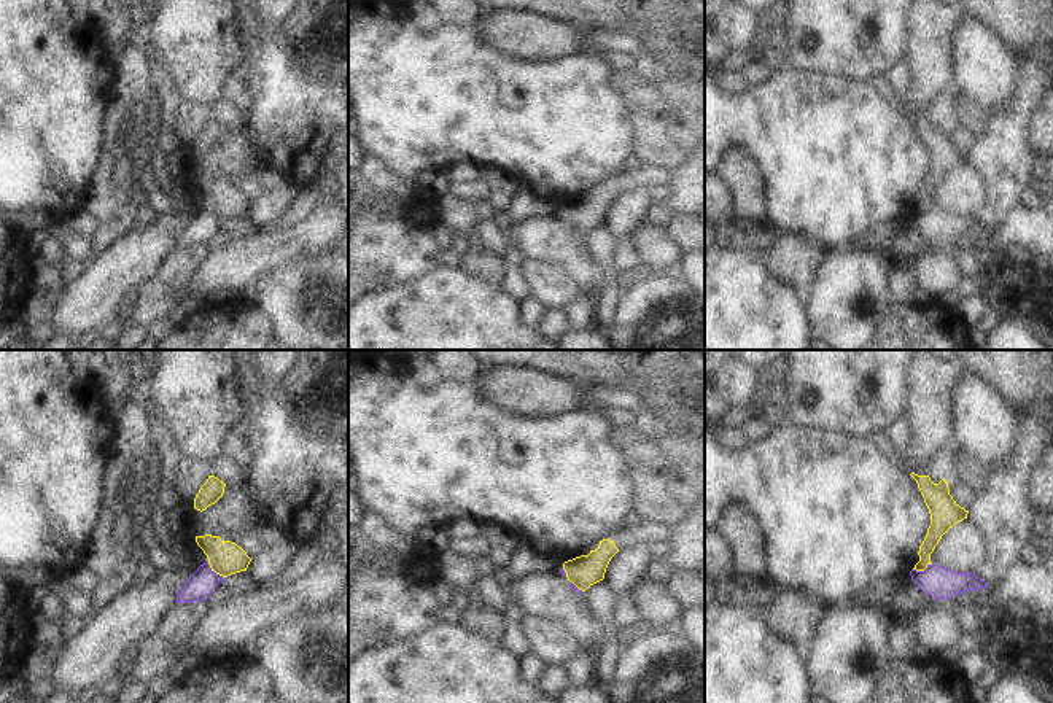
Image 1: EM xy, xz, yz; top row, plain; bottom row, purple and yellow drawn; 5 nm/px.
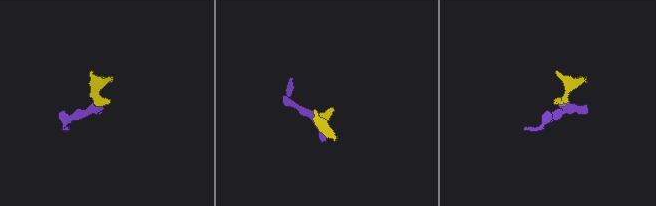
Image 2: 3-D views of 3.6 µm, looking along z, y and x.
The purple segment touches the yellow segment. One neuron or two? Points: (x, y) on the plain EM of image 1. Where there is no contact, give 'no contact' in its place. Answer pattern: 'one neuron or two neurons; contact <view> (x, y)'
two neurons; contact yz (921, 215)

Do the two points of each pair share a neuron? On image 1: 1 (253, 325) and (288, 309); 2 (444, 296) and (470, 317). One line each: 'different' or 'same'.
1: different
2: same

